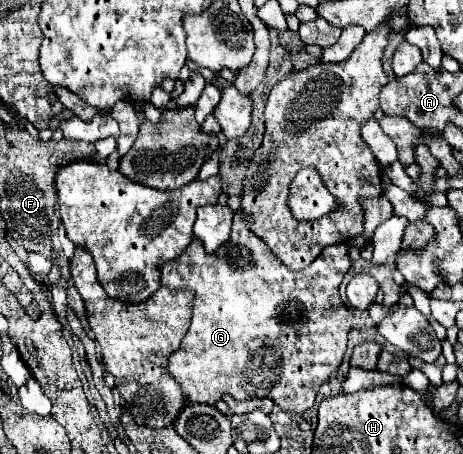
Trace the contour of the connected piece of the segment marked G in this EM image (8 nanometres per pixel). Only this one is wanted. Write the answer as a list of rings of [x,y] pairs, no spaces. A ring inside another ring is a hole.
[[[235,212],[231,240],[223,244],[223,248],[215,254],[207,254],[201,240],[193,238],[179,260],[171,260],[163,266],[161,286],[195,292],[191,328],[187,330],[181,348],[169,356],[167,370],[191,404],[213,406],[223,394],[231,394],[235,400],[257,396],[271,398],[287,412],[301,414],[315,404],[321,384],[339,368],[347,350],[347,332],[353,326],[353,318],[339,296],[339,284],[351,267],[349,246],[345,242],[327,246],[311,266],[291,272],[283,268],[267,244],[249,228],[251,222],[251,216]],[[267,346],[275,352],[267,352]]]

